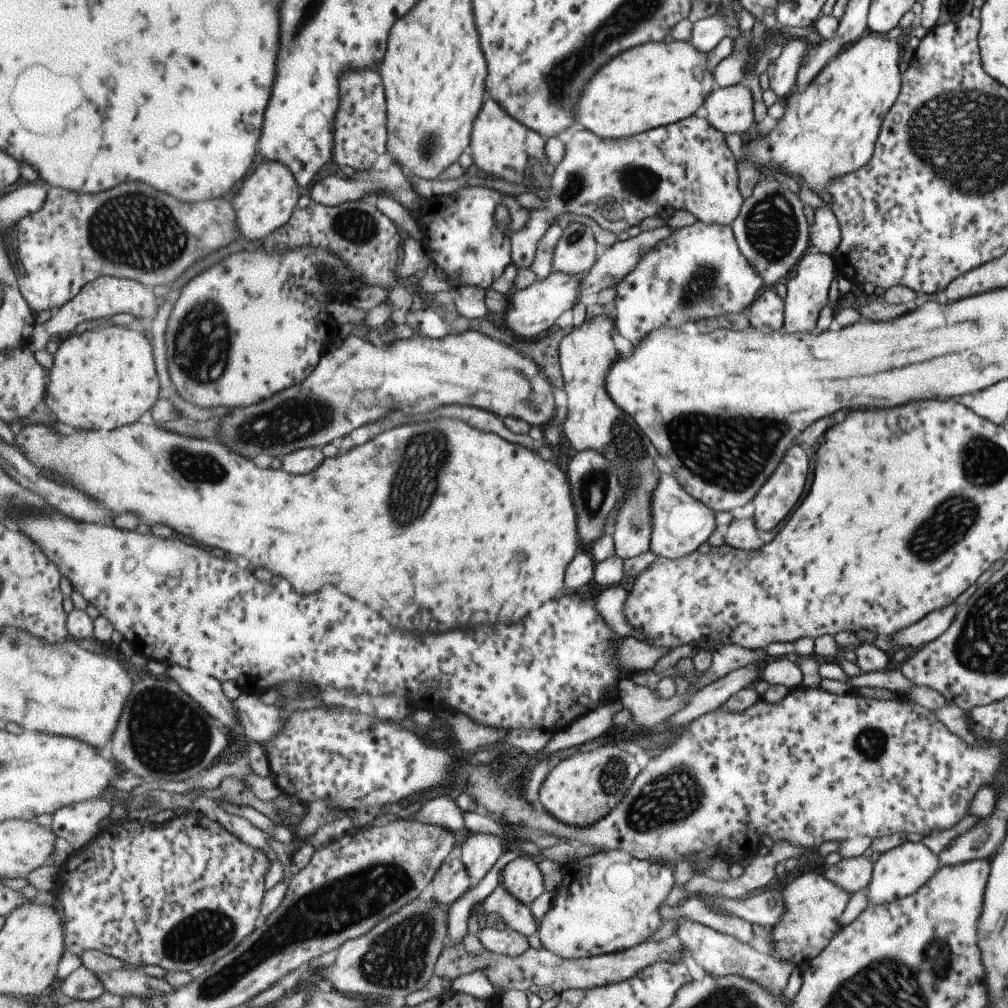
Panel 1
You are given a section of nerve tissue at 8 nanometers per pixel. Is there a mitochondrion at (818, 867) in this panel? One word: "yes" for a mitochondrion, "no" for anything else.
no

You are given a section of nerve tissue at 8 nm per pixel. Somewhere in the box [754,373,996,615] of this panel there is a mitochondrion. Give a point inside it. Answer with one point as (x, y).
(950, 520)

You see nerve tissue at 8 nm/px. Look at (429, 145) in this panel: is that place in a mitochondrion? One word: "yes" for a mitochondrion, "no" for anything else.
yes

